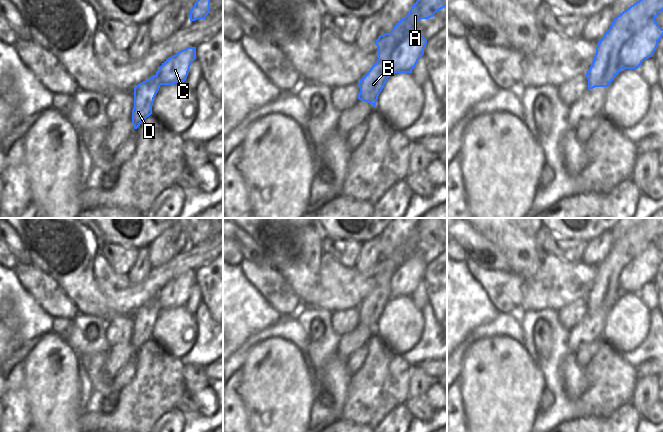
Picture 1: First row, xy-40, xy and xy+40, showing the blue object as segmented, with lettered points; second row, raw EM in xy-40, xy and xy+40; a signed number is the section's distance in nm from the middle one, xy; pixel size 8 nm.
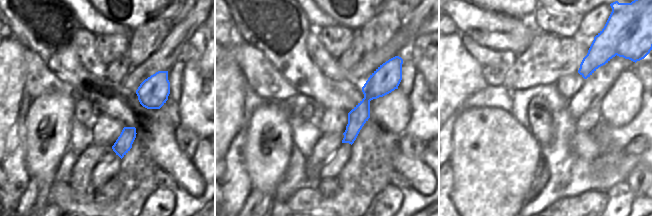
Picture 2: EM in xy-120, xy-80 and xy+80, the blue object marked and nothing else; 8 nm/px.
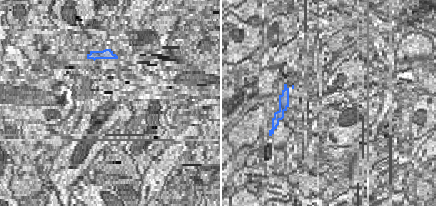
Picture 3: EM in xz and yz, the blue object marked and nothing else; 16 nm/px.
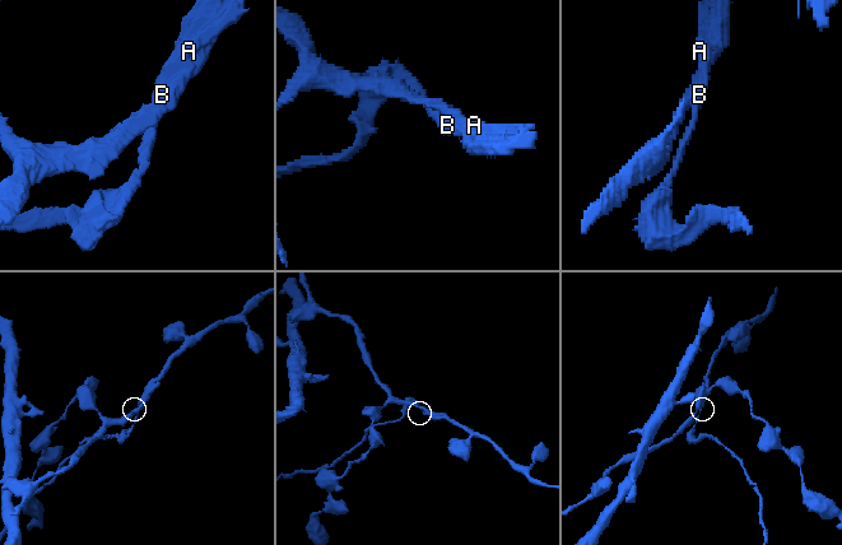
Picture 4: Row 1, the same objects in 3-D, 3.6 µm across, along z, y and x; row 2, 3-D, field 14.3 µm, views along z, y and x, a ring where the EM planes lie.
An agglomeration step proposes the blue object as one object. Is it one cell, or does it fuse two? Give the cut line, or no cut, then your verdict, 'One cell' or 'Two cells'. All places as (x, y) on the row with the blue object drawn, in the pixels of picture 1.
Split along xy (425, 38), (411, 33), (396, 48), (392, 56), (391, 73). Two cells

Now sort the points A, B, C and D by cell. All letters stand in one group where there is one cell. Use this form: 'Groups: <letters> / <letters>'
Groups: A B D / C

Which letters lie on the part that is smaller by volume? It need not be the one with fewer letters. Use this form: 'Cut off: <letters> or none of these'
Cut off: A, B, D

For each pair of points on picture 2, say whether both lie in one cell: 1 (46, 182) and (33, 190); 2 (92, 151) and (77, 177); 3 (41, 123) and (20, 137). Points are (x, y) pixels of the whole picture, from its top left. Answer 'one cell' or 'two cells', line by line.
1: one cell
2: one cell
3: two cells

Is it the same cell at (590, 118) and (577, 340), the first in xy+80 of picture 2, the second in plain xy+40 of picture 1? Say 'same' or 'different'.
different

